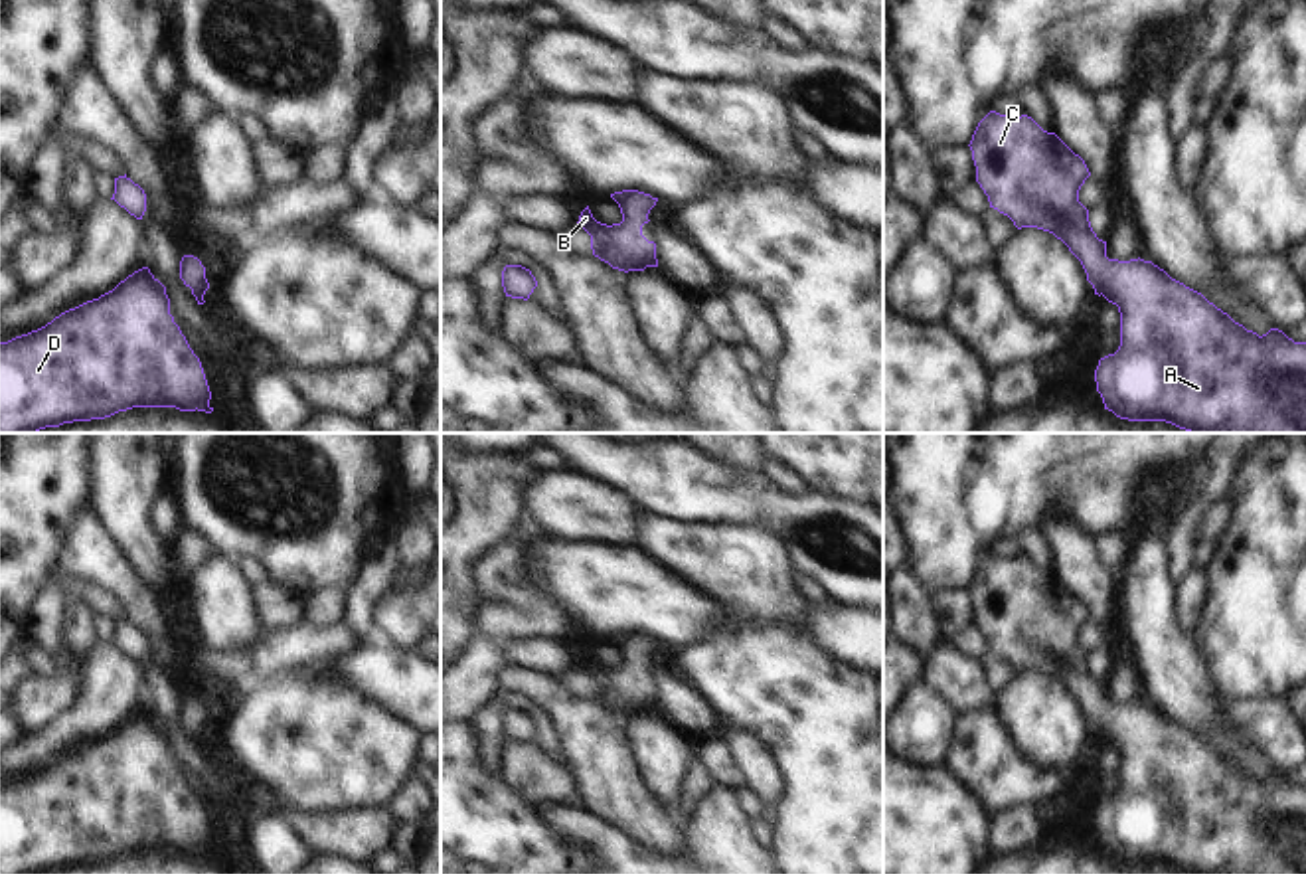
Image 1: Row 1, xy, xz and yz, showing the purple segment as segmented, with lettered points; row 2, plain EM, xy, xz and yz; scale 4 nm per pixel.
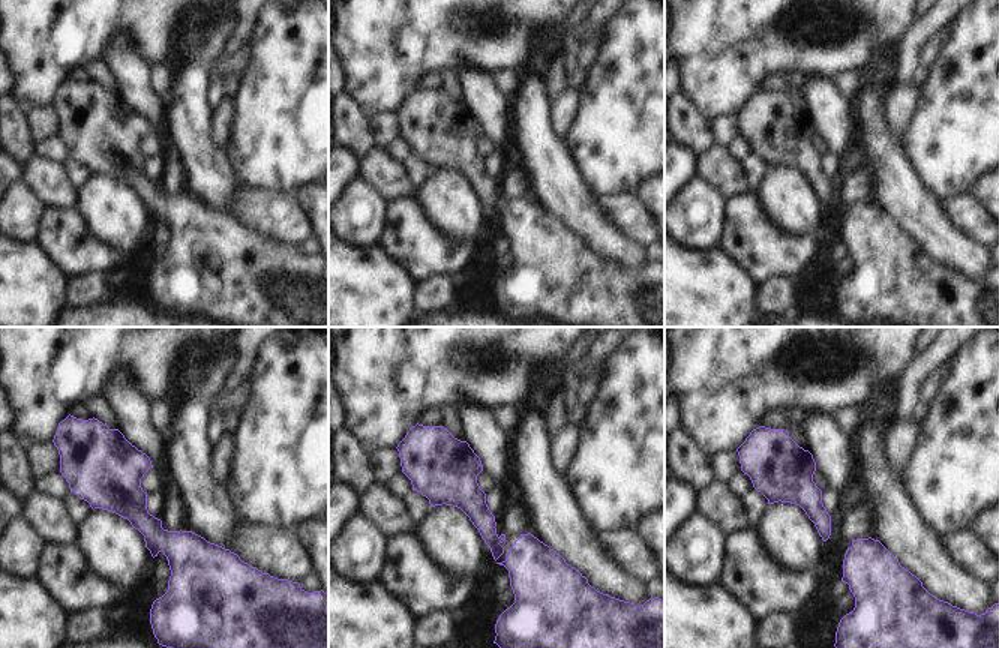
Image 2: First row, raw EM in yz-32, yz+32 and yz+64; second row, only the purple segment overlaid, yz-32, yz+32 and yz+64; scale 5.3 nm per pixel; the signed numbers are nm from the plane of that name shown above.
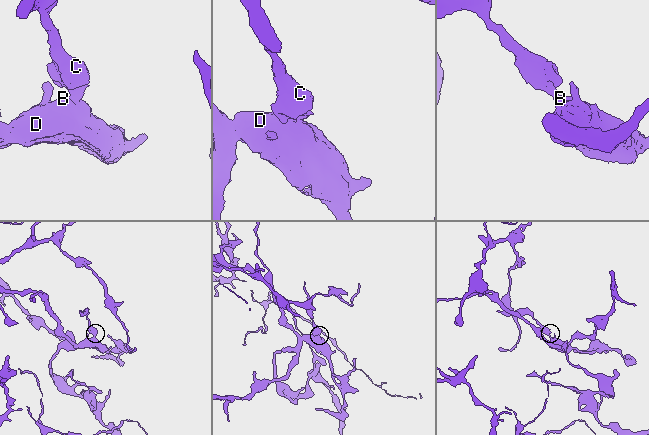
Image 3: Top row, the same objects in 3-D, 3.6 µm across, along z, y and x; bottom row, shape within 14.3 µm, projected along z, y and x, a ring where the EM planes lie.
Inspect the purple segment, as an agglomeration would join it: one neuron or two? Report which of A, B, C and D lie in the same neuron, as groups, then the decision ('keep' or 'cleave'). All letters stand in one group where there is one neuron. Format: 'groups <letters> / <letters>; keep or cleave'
groups A B C D; keep

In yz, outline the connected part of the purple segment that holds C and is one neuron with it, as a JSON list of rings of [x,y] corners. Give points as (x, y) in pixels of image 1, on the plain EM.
[[[990,554],[978,566],[968,589],[976,625],[988,639],[990,651],[1008,658],[1018,672],[1037,670],[1061,682],[1081,704],[1095,738],[1118,749],[1120,789],[1114,797],[1101,801],[1095,813],[1104,852],[1120,862],[1166,864],[1185,874],[1306,874],[1306,785],[1294,785],[1278,771],[1263,779],[1247,773],[1201,736],[1172,722],[1152,704],[1108,702],[1106,684],[1097,680],[1089,653],[1079,645],[1079,633],[1091,619],[1085,603],[1031,560],[1006,560]]]

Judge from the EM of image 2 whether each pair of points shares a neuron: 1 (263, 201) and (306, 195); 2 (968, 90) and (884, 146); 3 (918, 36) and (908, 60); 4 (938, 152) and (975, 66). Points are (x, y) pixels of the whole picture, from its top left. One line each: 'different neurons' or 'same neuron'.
1: different neurons
2: different neurons
3: same neuron
4: same neuron

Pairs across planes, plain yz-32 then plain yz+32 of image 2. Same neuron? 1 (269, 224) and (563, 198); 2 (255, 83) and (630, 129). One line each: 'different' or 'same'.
1: different
2: same

